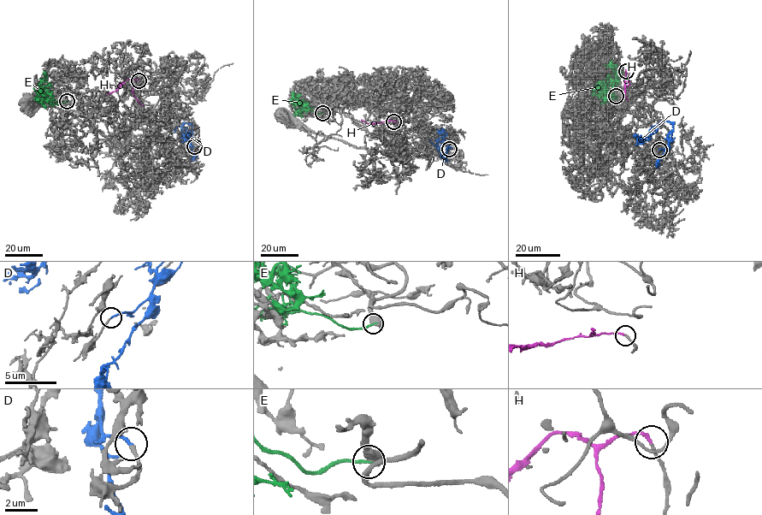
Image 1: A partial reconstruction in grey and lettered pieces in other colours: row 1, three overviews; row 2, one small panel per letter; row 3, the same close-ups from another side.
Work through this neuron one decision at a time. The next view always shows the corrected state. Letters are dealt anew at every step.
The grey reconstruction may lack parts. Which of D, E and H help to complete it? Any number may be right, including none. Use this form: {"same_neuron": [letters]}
{"same_neuron": ["H"]}

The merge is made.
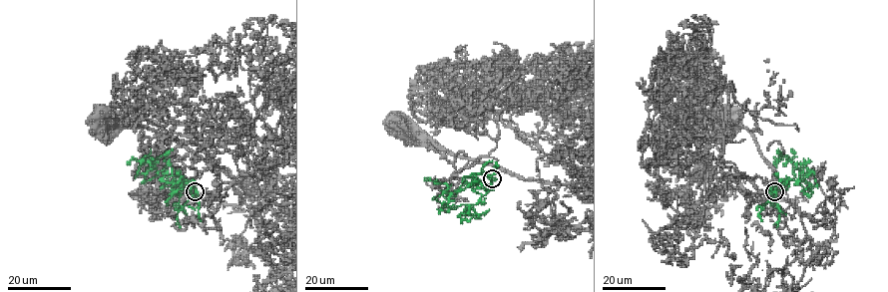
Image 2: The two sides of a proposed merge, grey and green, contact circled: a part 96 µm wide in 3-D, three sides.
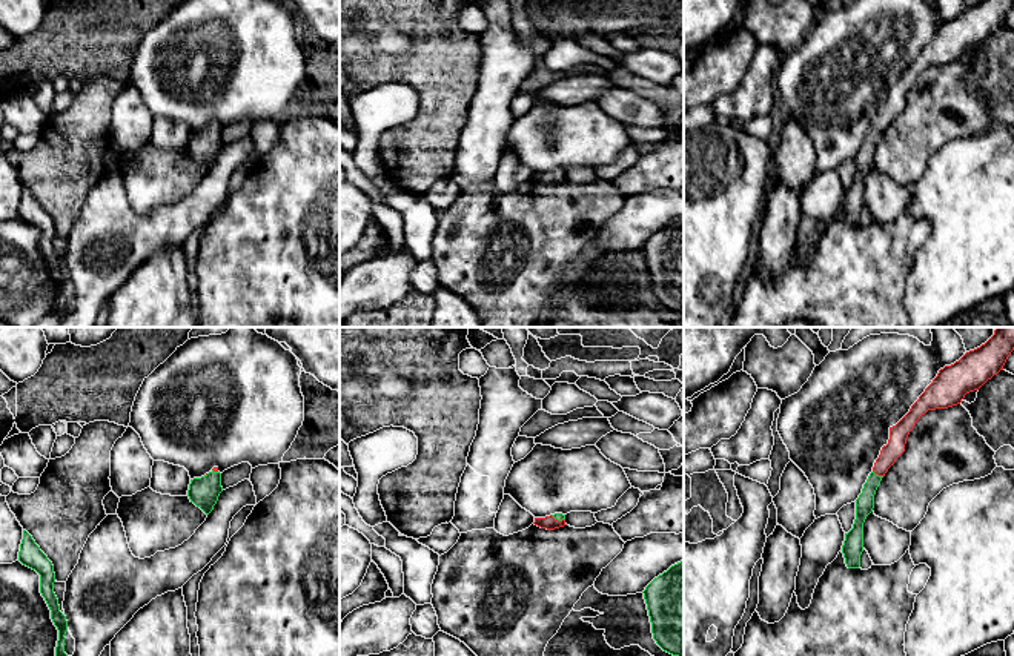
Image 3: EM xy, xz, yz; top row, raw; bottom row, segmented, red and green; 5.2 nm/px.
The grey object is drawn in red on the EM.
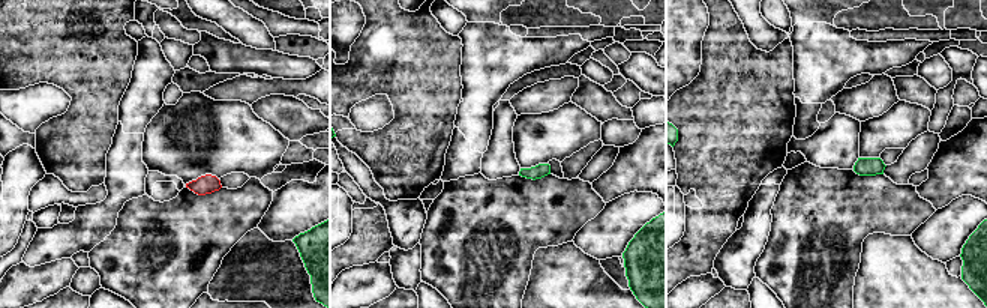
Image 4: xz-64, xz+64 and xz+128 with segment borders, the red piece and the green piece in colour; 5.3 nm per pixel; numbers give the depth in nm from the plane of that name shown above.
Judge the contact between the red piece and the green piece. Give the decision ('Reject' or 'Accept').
Accept

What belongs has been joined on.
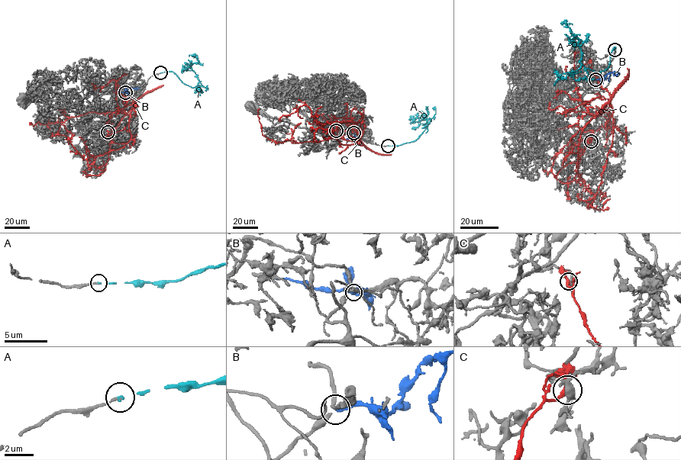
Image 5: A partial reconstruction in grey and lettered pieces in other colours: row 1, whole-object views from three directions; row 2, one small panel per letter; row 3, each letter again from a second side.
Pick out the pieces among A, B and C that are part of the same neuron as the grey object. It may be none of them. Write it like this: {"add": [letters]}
{"add": ["A"]}

